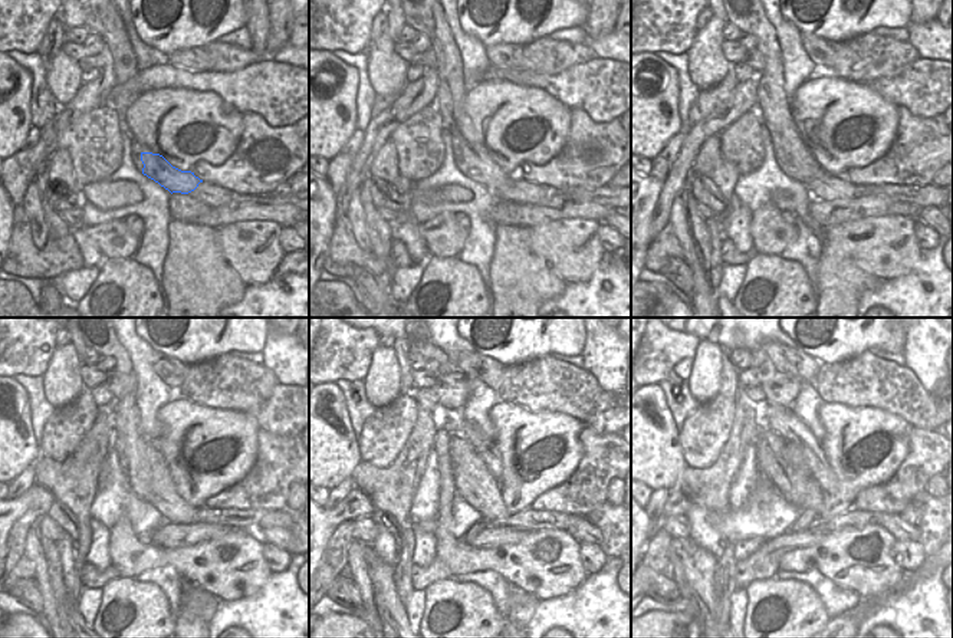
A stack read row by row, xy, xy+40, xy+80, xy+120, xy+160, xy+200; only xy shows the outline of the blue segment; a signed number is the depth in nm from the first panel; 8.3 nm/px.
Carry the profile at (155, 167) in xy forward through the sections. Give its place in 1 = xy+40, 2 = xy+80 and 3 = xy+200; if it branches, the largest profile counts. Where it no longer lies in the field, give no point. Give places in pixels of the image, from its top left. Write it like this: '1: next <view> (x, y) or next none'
1: next xy+40 (479, 167)
2: next xy+80 (797, 170)
3: next xy+200 (768, 444)

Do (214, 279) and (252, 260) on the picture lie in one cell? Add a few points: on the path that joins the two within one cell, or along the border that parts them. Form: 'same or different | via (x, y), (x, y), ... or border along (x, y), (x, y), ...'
different | border along (219, 239), (224, 259), (246, 285)

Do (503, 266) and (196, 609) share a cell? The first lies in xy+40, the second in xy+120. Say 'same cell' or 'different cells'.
same cell

